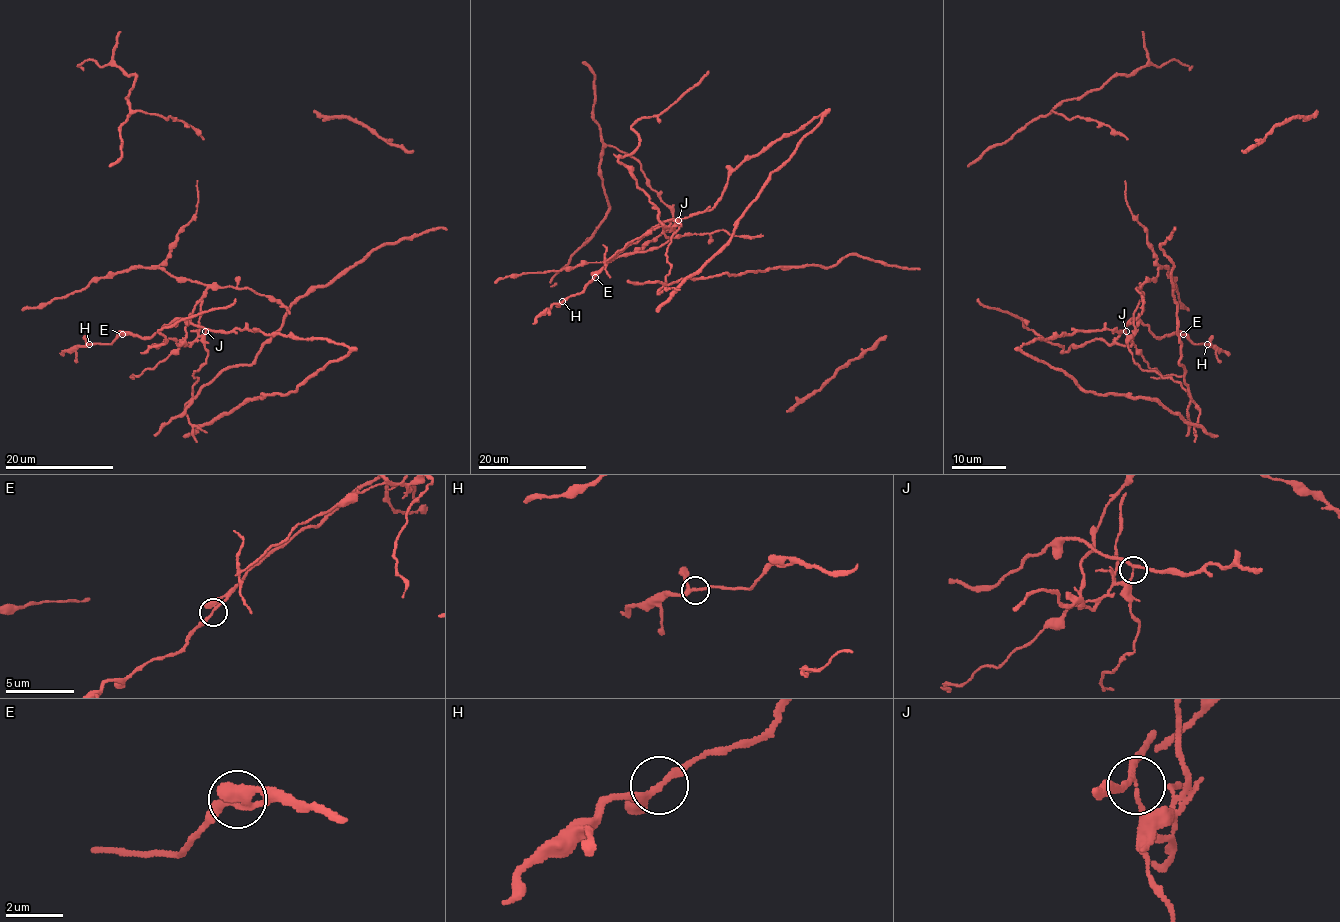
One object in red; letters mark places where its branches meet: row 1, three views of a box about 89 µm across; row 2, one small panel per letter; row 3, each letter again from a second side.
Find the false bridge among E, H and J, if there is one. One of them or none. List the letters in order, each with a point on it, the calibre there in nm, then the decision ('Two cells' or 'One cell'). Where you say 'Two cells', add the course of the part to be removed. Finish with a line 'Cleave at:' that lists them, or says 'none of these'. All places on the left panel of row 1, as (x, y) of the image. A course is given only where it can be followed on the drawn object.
E: Place: (122, 334). Thickness 180 nm. One cell
H: Place: (89, 344). Thickness 240 nm. One cell
J: Place: (205, 331). Thickness 170 nm. Two cells. Course of the part to remove: (206, 331), (185, 344), (185, 327), (207, 286), (160, 268), (109, 272), (85, 287), (21, 309)
Cleave at: J

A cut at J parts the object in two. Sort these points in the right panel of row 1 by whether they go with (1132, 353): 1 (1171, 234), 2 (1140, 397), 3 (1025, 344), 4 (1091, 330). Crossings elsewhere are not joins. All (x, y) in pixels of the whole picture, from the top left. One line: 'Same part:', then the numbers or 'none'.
Same part: none

